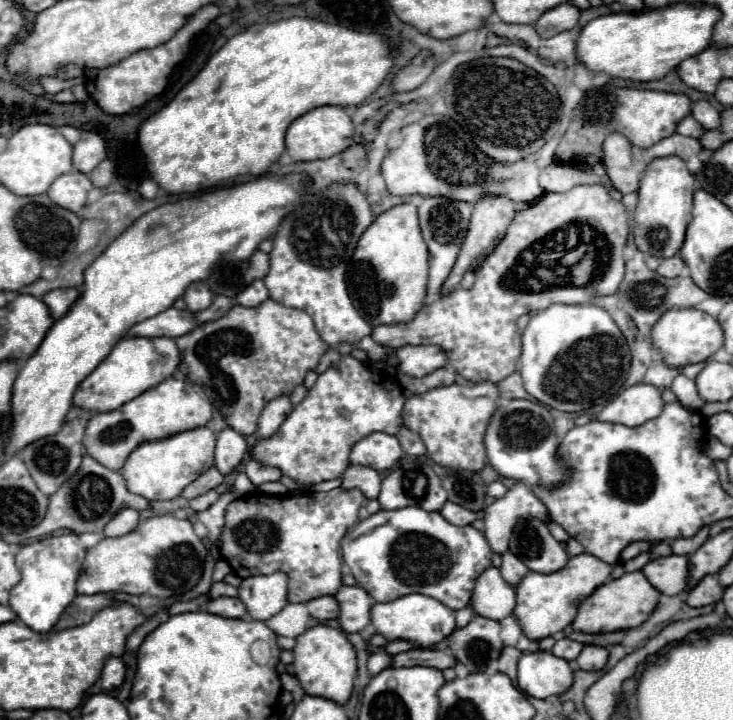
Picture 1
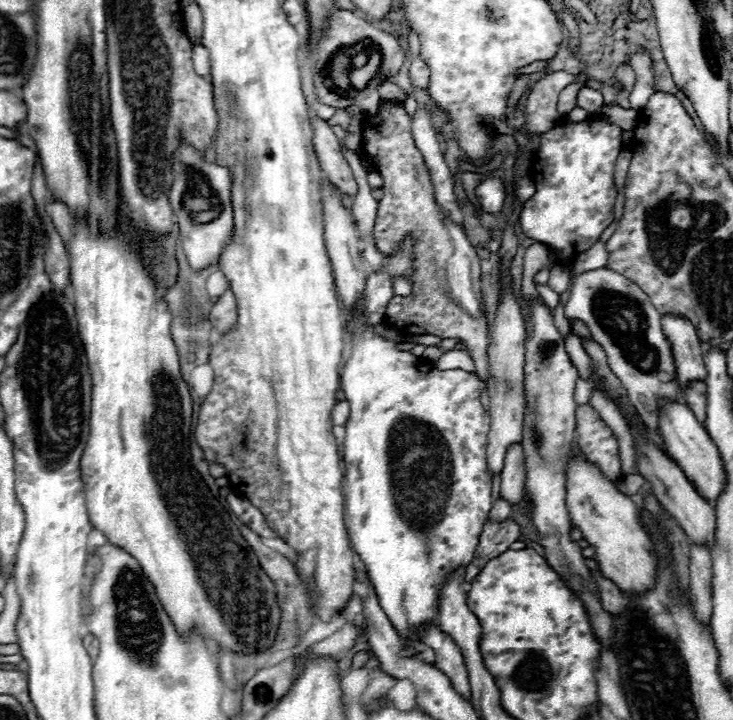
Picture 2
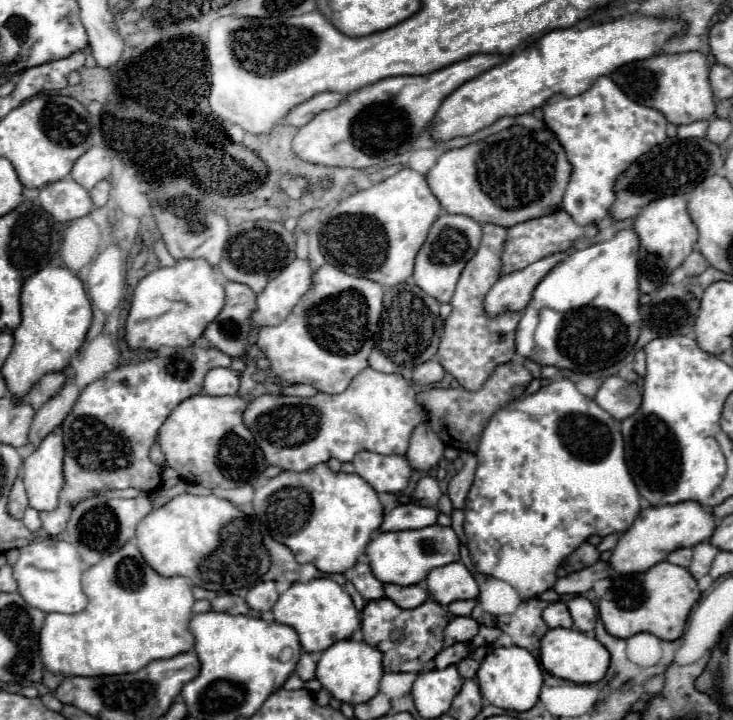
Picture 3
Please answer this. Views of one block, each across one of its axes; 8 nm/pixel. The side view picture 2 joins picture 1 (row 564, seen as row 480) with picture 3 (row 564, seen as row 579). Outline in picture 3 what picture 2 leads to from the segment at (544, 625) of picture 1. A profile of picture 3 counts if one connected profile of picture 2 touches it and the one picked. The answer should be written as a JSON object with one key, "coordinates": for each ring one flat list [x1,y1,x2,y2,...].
{"coordinates":[[680,502,672,506,650,506,642,510,628,532,624,532,618,544,612,550,608,560,610,568,618,574,646,572,654,564,666,560,666,556,678,548,696,546,712,536,716,528,716,518,710,512,704,512,696,502]]}

